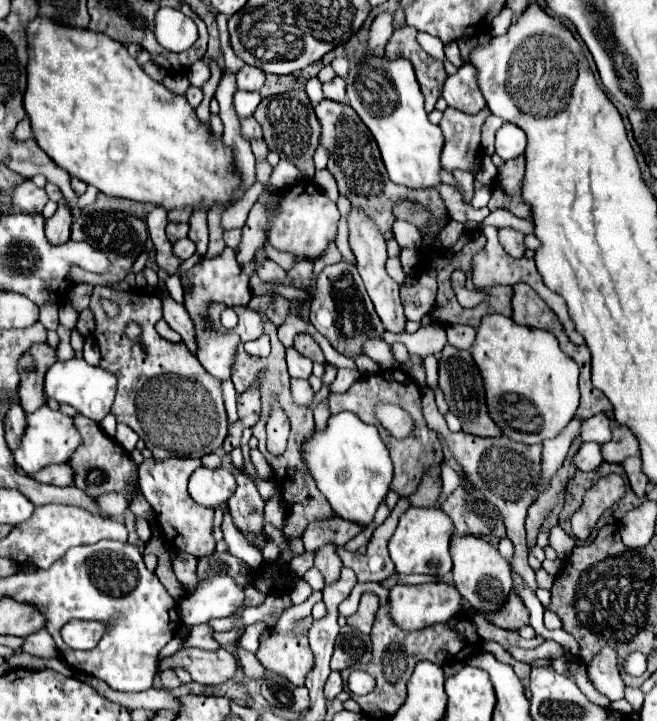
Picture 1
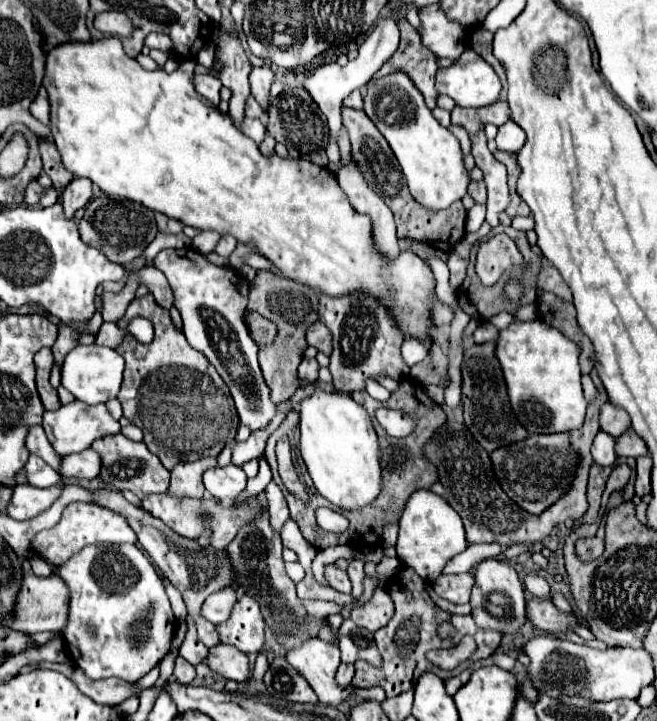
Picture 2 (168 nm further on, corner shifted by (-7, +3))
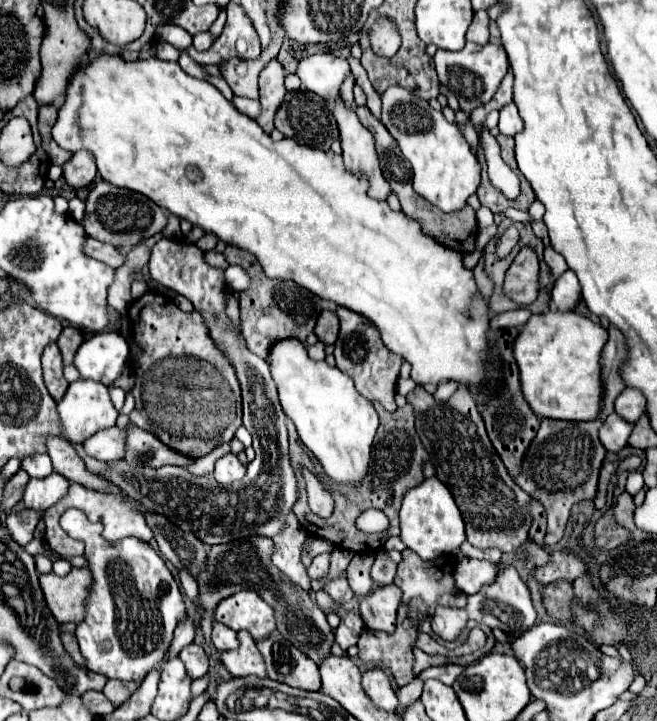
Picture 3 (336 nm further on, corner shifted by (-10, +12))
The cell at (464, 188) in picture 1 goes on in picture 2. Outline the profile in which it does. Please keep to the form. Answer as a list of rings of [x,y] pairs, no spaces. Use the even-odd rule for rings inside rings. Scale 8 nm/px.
[[[453,125],[449,126],[449,130],[459,140],[461,149],[463,151],[463,155],[466,156],[468,153],[470,153],[471,152],[471,140],[466,130],[463,129],[462,127],[453,126]]]

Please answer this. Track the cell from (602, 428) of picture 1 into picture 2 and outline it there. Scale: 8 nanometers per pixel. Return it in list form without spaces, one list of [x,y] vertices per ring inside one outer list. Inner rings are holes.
[[[605,403],[601,407],[599,421],[601,421],[601,429],[613,437],[619,437],[621,433],[625,433],[631,425],[627,413],[623,413],[623,409],[619,409],[617,405],[611,405],[611,403]]]

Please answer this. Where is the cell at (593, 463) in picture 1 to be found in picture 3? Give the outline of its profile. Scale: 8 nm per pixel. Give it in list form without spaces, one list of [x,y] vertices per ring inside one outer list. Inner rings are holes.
[[[610,414],[600,428],[600,442],[608,452],[620,452],[628,444],[626,440],[630,432],[632,432],[632,424],[624,422],[616,414]]]

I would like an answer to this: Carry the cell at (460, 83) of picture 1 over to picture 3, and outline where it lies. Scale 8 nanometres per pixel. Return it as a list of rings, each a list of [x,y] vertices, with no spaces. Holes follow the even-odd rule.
[[[466,42],[466,46],[458,52],[438,50],[434,56],[434,62],[436,62],[436,72],[440,78],[440,84],[444,84],[450,92],[454,92],[454,96],[462,104],[464,112],[472,112],[474,106],[488,102],[496,94],[502,78],[508,72],[506,52],[498,44],[478,46],[474,42]]]

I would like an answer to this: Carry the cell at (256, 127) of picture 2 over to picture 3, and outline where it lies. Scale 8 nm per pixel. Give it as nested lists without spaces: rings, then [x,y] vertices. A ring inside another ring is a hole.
[[[234,98],[232,100],[232,104],[242,112],[242,114],[246,114],[246,116],[250,116],[252,120],[256,120],[258,116],[260,116],[260,112],[262,112],[262,106],[260,106],[260,102],[258,100],[246,100],[246,98]]]

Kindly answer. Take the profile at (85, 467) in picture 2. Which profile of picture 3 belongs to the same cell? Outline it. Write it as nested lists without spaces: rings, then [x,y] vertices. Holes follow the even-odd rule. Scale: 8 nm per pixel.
[[[108,428],[100,430],[90,440],[84,440],[84,452],[100,462],[116,462],[122,458],[124,452],[124,430]]]

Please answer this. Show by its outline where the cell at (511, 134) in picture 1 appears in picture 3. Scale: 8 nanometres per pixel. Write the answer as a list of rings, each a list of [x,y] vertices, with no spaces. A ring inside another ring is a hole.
[[[508,104],[506,108],[500,110],[500,124],[498,124],[500,132],[506,136],[516,136],[518,132],[522,132],[524,122],[518,114],[518,108],[514,104]]]

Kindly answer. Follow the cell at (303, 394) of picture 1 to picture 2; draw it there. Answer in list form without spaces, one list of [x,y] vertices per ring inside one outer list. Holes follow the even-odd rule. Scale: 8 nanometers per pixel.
[[[303,359],[301,365],[299,365],[299,377],[301,377],[301,379],[317,381],[317,371],[319,371],[317,359]]]

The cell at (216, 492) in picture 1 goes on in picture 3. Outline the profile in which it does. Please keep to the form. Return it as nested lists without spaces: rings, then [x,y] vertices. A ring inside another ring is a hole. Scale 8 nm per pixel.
[[[226,454],[220,460],[216,460],[216,468],[214,468],[214,478],[220,484],[232,484],[242,480],[246,474],[246,466],[240,464],[240,460],[236,458],[236,454]]]

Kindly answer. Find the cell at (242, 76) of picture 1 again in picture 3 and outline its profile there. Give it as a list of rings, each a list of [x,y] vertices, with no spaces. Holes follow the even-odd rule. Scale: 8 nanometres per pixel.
[[[270,60],[264,70],[260,72],[260,104],[262,104],[262,116],[258,118],[258,124],[266,134],[274,130],[274,114],[278,106],[284,100],[286,88],[284,88],[284,68],[278,60]]]

